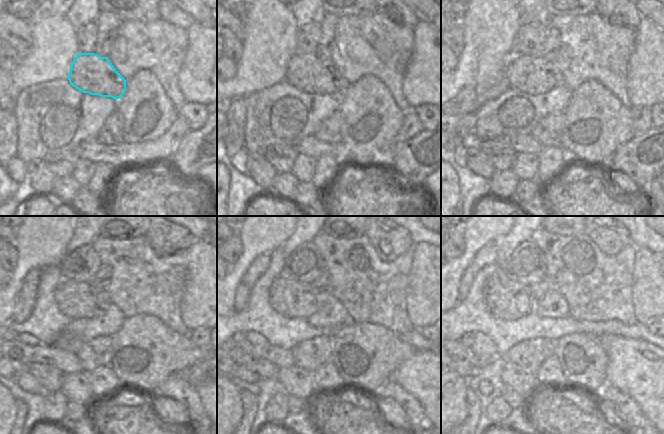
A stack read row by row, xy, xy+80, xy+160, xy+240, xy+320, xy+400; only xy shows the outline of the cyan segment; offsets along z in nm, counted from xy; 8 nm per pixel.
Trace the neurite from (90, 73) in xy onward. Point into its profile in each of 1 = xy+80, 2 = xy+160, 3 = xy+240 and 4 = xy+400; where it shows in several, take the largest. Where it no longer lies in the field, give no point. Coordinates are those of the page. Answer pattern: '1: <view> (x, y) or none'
1: xy+80 (308, 73)
2: xy+160 (533, 75)
3: xy+240 (77, 300)
4: xy+400 (505, 299)

